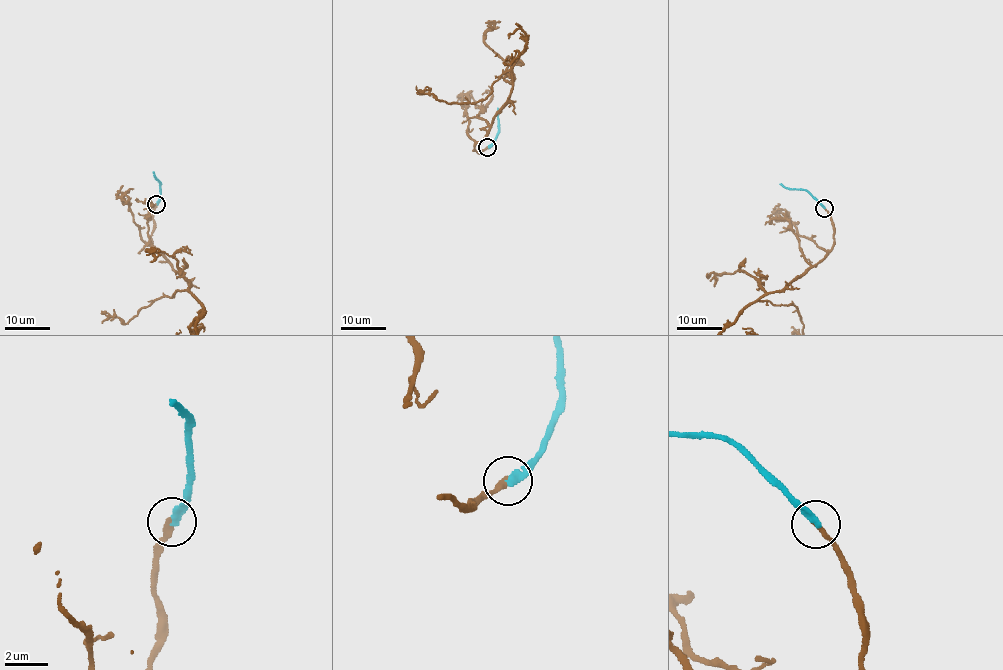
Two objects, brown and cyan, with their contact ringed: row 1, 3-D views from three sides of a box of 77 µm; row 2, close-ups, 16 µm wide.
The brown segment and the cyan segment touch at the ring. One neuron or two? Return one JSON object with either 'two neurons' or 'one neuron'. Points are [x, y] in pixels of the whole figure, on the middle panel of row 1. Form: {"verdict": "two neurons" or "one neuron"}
{"verdict": "one neuron"}

